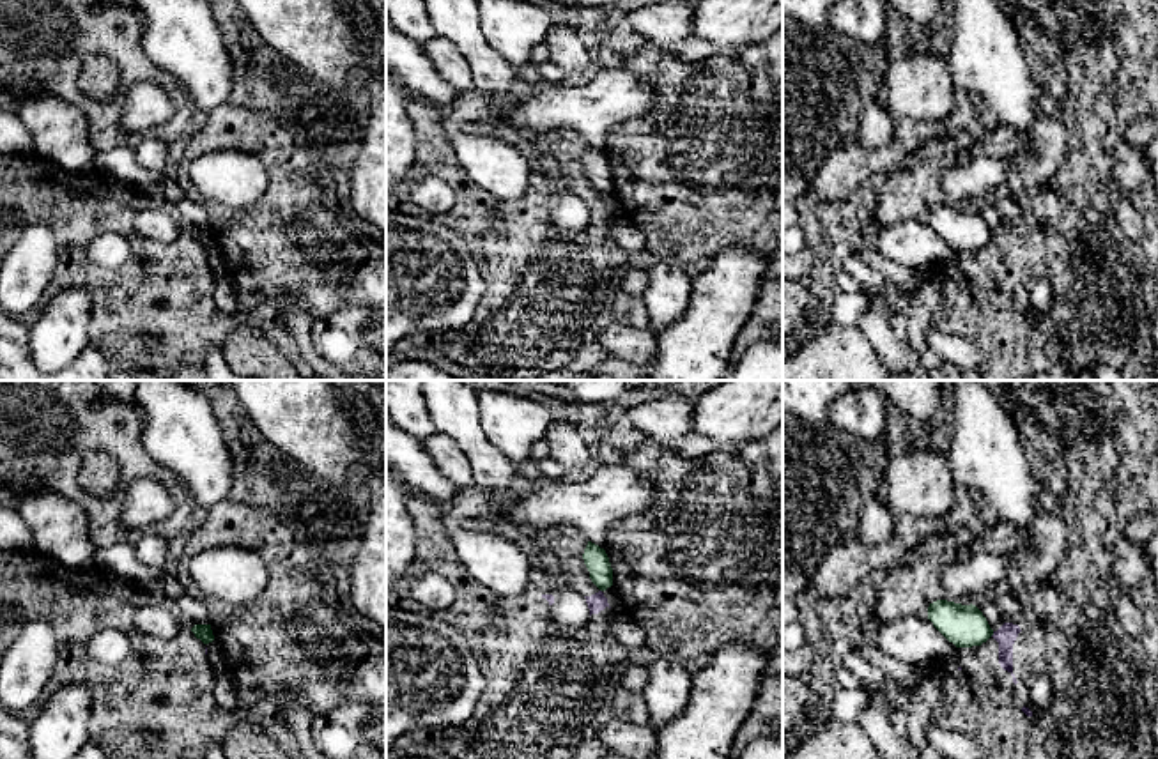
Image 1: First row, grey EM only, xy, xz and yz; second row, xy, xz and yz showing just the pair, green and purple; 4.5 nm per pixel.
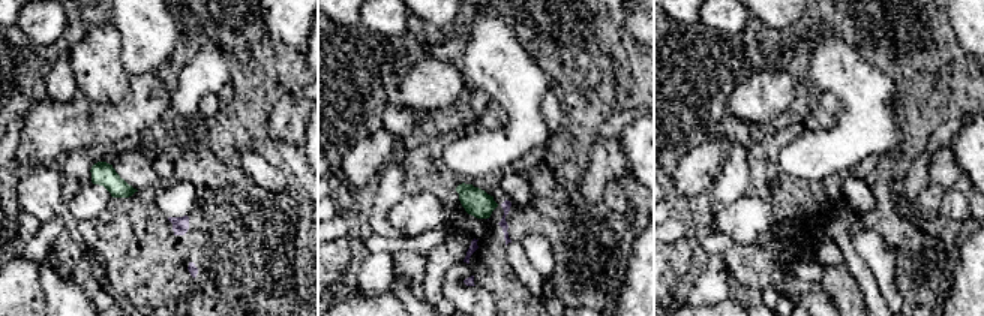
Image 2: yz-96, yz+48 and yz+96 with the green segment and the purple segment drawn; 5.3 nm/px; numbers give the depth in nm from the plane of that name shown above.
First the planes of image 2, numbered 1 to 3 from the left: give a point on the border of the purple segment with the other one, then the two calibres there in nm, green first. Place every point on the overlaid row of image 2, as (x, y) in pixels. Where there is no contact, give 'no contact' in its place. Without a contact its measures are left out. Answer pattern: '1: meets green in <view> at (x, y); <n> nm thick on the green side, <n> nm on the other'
1: no contact
2: no contact
3: no contact

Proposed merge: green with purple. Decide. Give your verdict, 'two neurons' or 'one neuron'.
two neurons

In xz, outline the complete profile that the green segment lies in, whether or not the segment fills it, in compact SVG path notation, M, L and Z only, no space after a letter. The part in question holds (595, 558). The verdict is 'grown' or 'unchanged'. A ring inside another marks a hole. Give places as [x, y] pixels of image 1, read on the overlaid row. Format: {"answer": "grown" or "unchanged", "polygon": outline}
{"answer": "unchanged", "polygon": "M588 541L584 554L583 554L584 564L590 571L591 582L600 589L606 591L613 586L613 568L609 563L609 557L604 548L598 545Z"}

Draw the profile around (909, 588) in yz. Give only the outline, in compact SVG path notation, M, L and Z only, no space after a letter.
M928 554L876 575L869 584L876 614L884 621L928 617L928 607L946 594L938 571L949 557L951 554Z

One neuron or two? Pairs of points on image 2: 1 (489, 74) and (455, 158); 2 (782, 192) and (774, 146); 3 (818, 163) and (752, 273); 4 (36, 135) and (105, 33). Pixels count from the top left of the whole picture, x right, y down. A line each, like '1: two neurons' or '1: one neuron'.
1: one neuron
2: one neuron
3: two neurons
4: two neurons

